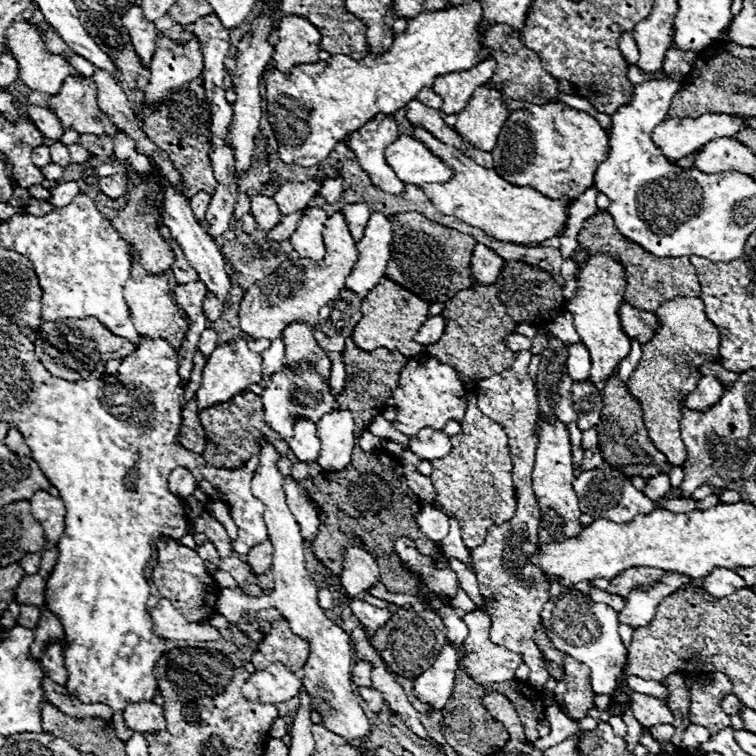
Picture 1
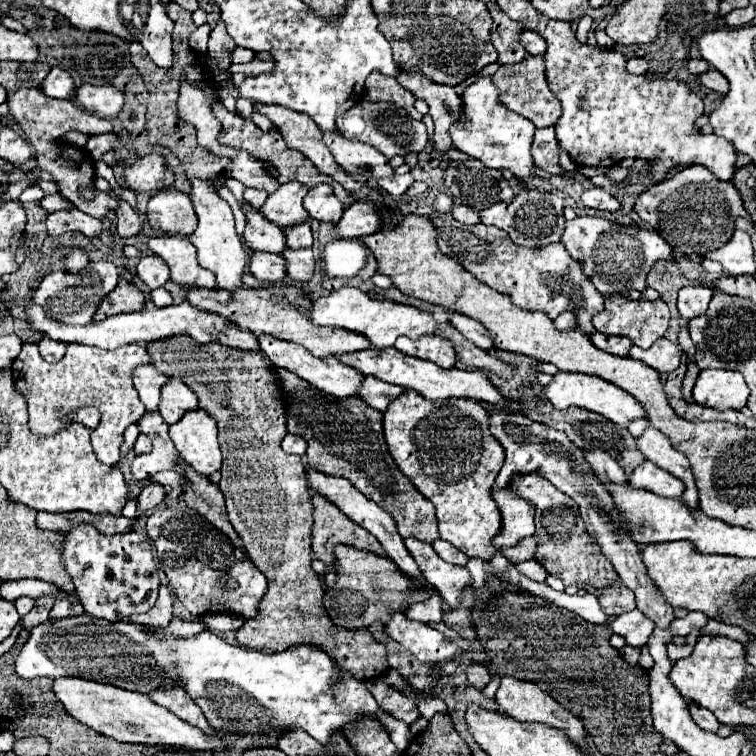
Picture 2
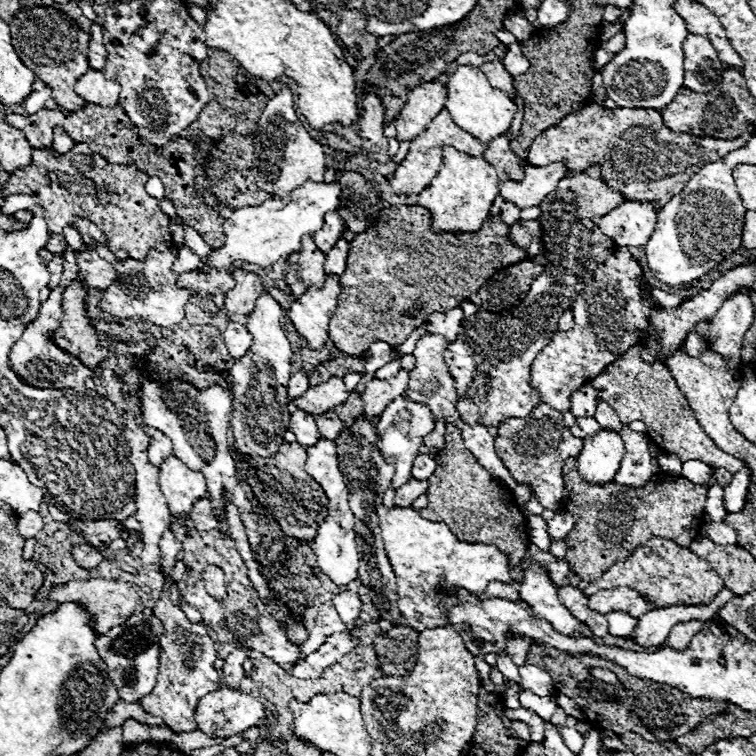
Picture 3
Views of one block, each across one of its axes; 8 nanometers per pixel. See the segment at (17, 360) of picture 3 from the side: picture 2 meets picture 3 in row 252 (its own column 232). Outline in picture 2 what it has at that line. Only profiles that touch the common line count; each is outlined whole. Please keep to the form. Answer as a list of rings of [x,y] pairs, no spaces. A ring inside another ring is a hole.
[[[252,60],[244,64],[231,64],[228,68],[230,74],[246,74],[246,76],[258,76],[264,72],[270,72],[274,68],[272,60]]]

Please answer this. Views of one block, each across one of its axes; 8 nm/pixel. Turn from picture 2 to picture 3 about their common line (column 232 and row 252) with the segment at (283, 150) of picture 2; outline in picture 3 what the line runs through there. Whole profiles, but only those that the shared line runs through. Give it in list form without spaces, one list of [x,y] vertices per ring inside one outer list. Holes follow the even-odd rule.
[[[76,144],[70,150],[70,156],[64,156],[64,158],[60,154],[56,154],[52,148],[46,148],[46,150],[34,148],[32,162],[24,170],[18,170],[10,176],[2,194],[4,196],[28,194],[34,200],[38,200],[38,204],[42,204],[42,208],[46,210],[46,224],[48,224],[50,234],[62,234],[64,226],[72,226],[74,216],[82,216],[100,226],[100,230],[108,236],[108,248],[114,252],[114,256],[118,256],[120,260],[128,260],[128,258],[144,260],[150,248],[166,250],[166,248],[174,246],[172,234],[168,228],[170,220],[160,210],[158,202],[146,194],[146,190],[144,190],[146,182],[148,182],[148,174],[140,172],[132,162],[130,164],[110,164],[102,156],[94,154],[86,144]]]

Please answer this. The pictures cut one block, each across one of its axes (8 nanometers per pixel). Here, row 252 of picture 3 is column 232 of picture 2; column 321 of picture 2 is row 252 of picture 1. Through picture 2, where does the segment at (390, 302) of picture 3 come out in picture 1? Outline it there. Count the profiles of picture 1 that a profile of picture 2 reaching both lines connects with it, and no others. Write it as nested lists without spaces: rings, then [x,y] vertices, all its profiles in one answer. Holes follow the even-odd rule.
[[[600,212],[592,218],[584,220],[584,228],[578,234],[578,246],[586,256],[606,254],[618,260],[626,272],[626,288],[624,288],[624,302],[656,312],[664,302],[674,300],[676,296],[700,296],[700,284],[694,266],[688,258],[658,258],[646,252],[642,246],[630,242],[616,230],[614,218],[606,212]]]

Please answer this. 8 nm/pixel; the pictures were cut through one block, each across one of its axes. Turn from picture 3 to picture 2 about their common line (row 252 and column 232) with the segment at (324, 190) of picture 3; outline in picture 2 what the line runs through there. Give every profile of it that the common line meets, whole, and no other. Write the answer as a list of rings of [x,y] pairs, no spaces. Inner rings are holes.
[[[194,178],[194,180],[190,180],[190,184],[192,184],[190,198],[192,198],[192,204],[194,204],[194,210],[198,216],[198,228],[188,236],[188,240],[198,248],[200,266],[214,272],[218,288],[224,288],[228,292],[238,290],[242,286],[240,278],[242,278],[242,272],[246,266],[246,252],[244,252],[240,236],[234,230],[232,208],[228,206],[226,200],[220,198],[216,188],[212,188],[208,180]]]

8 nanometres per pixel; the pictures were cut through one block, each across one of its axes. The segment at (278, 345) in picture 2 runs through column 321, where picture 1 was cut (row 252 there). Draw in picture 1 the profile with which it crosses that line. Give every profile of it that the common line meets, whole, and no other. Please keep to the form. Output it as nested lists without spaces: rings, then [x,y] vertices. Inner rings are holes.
[[[374,212],[366,224],[362,240],[356,242],[358,262],[352,274],[346,278],[346,290],[358,296],[366,296],[380,282],[380,278],[386,276],[386,264],[390,260],[390,242],[390,216]]]

